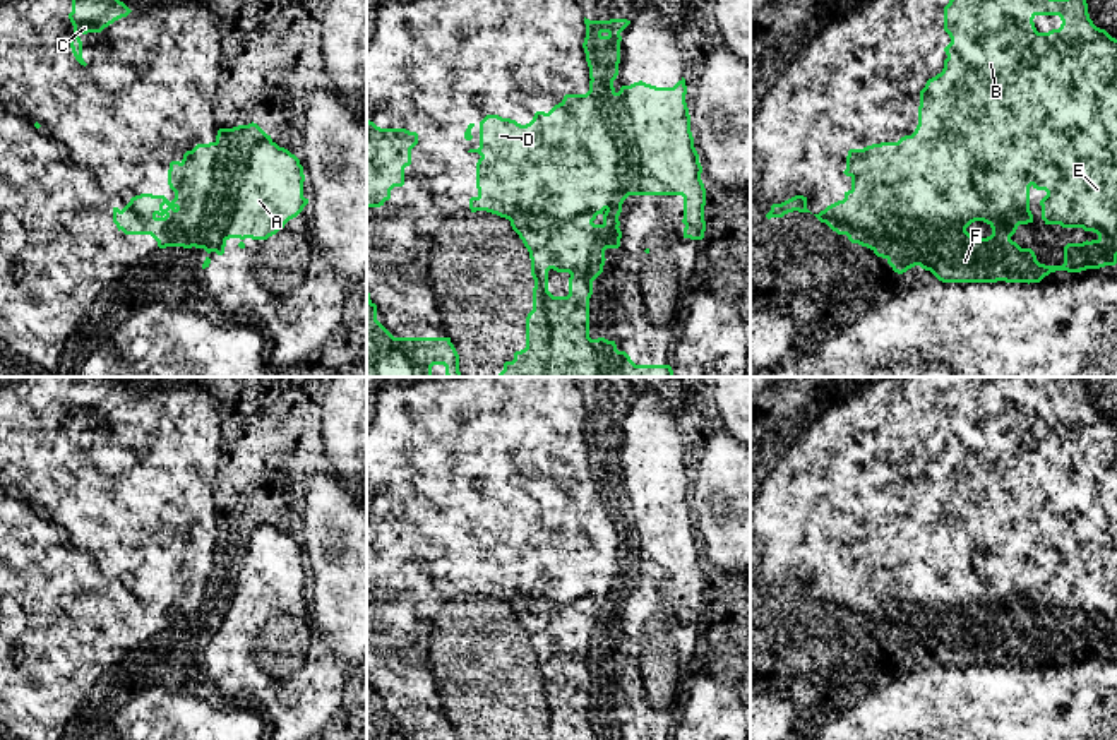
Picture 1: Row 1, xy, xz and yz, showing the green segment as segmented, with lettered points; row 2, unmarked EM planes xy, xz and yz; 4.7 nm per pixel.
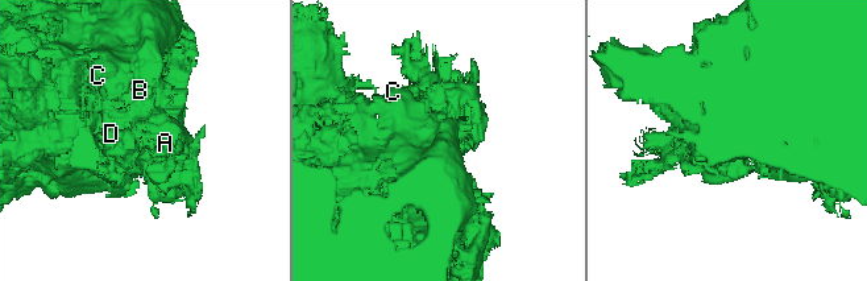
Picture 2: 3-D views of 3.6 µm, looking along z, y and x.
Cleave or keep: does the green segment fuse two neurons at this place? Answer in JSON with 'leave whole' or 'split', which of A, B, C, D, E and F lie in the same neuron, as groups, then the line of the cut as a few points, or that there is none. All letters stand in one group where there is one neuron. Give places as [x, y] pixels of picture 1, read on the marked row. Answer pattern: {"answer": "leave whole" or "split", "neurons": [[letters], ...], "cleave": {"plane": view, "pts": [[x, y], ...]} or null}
{"answer": "split", "neurons": [["A"], ["B", "C", "D", "E", "F"]], "cleave": {"plane": "yz", "pts": [[854, 172], [893, 211], [924, 221], [888, 261]]}}

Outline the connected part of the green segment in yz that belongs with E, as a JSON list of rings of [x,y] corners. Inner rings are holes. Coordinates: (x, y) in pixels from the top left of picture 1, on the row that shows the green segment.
[[[949,0],[944,7],[944,31],[951,43],[944,48],[947,58],[944,69],[935,77],[929,79],[920,91],[918,125],[911,135],[901,137],[898,142],[872,144],[863,149],[850,149],[846,156],[846,176],[862,173],[865,187],[857,190],[884,190],[889,209],[901,216],[920,218],[925,221],[923,230],[918,231],[896,257],[887,264],[894,272],[903,274],[908,269],[920,266],[930,271],[942,283],[1040,283],[1045,276],[1055,271],[1081,272],[1086,269],[1100,269],[1117,264],[1117,39],[1105,29],[1093,24],[1088,14],[1086,0]],[[1036,15],[1059,15],[1062,24],[1059,29],[1038,33],[1033,19]],[[1030,188],[1045,190],[1047,195],[1040,200],[1042,219],[1045,224],[1060,224],[1062,228],[1083,228],[1098,235],[1096,240],[1083,243],[1067,243],[1064,247],[1062,266],[1045,266],[1036,260],[1031,248],[1021,248],[1011,236],[1019,224],[1033,223],[1030,211]],[[983,221],[992,228],[987,238],[973,238],[963,223]]]

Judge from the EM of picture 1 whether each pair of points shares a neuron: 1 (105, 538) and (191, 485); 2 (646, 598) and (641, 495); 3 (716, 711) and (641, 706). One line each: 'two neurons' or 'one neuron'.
1: one neuron
2: one neuron
3: two neurons

